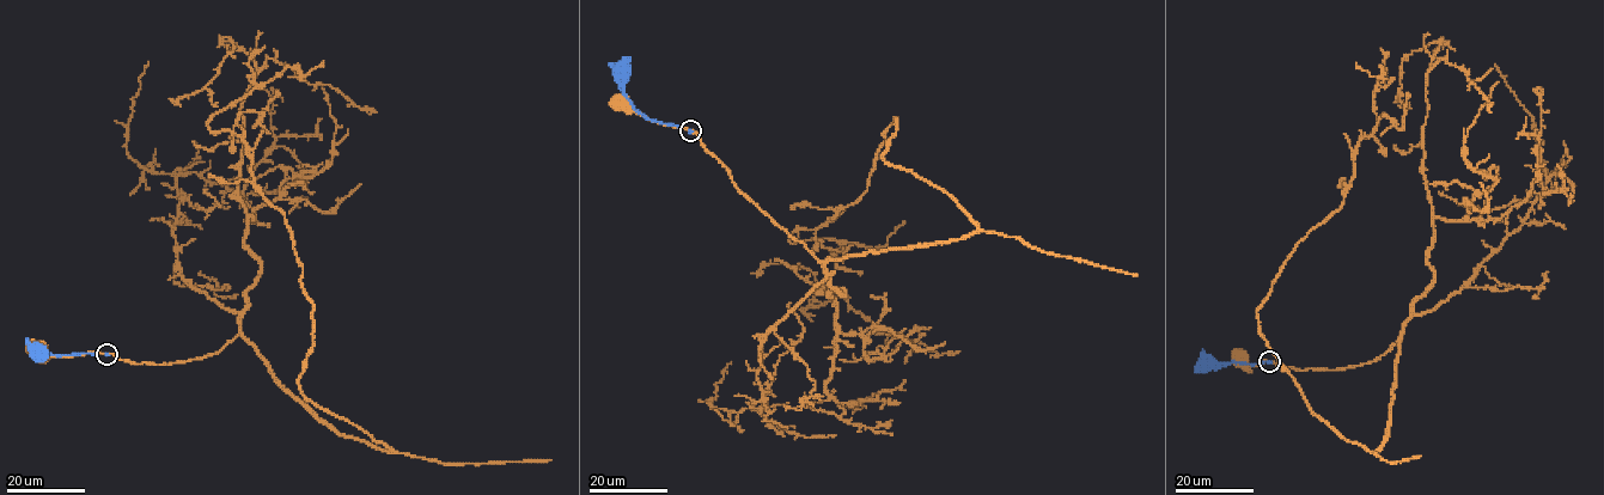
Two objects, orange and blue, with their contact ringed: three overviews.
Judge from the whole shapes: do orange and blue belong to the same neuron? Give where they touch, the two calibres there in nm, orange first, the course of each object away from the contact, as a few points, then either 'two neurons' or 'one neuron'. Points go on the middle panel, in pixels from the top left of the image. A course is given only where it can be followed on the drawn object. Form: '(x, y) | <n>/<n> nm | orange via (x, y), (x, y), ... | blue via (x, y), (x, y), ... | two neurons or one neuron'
(690, 130) | 320/360 nm | orange via (690, 130), (645, 118), (620, 101) | blue via (690, 130), (644, 117), (623, 92), (622, 67) | two neurons

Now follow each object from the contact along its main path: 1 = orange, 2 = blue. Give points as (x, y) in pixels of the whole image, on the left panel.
1: (107, 354), (43, 356), (37, 352)
2: (107, 354), (41, 353), (40, 359), (40, 353)

